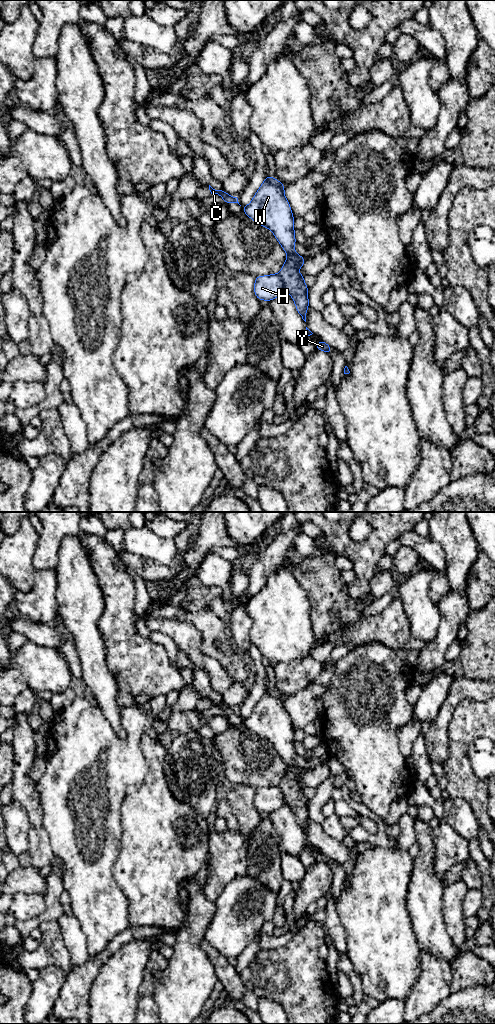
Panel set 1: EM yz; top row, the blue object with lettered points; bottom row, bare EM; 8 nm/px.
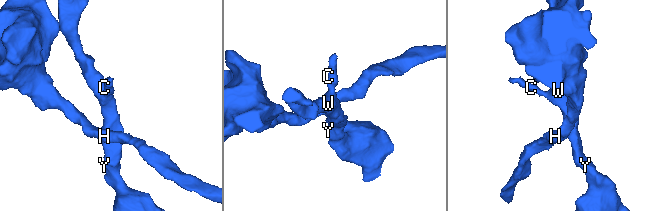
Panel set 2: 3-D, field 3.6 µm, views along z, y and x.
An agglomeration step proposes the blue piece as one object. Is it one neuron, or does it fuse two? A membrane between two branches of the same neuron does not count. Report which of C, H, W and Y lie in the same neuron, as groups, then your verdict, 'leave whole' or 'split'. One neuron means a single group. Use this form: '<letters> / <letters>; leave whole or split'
C W Y / H; split

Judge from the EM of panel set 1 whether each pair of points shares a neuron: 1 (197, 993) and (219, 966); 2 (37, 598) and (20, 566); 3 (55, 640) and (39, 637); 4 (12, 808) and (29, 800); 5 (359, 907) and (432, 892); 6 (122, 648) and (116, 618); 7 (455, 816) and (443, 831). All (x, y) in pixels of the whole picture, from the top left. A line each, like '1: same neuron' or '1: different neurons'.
1: different neurons
2: different neurons
3: same neuron
4: different neurons
5: different neurons
6: same neuron
7: different neurons

